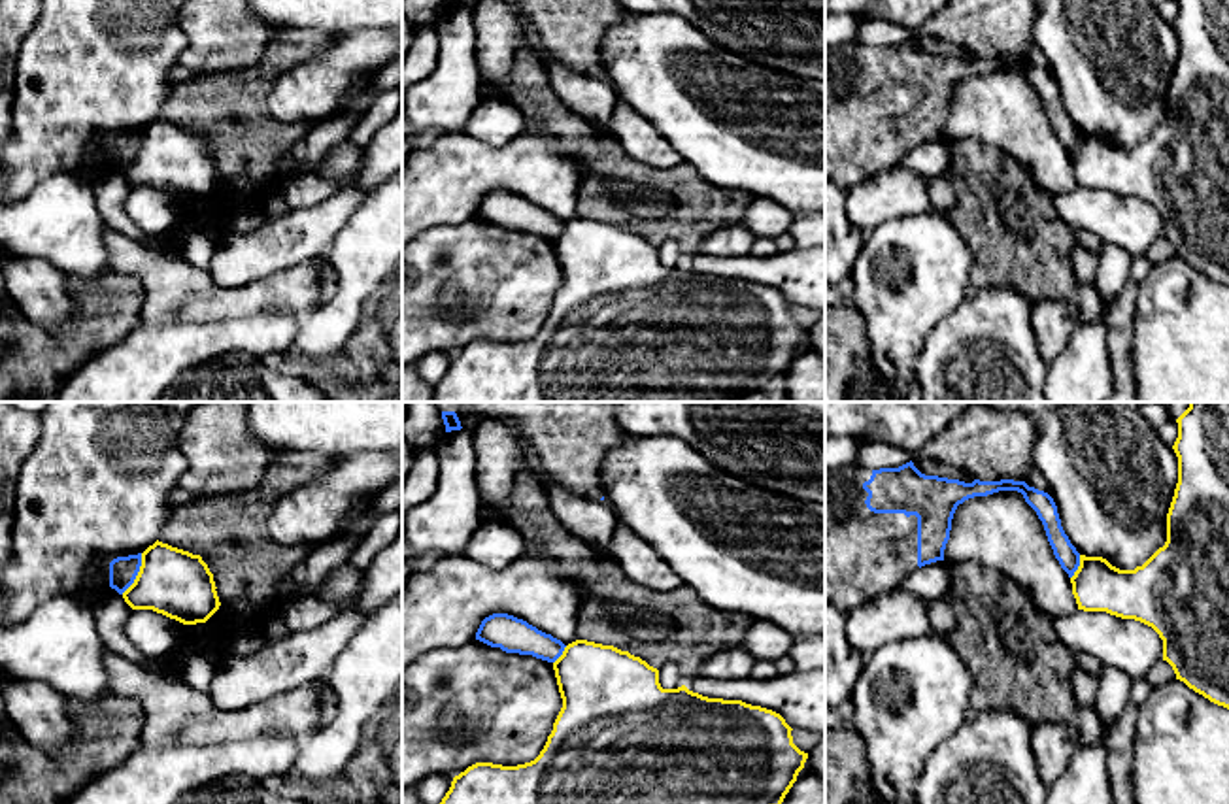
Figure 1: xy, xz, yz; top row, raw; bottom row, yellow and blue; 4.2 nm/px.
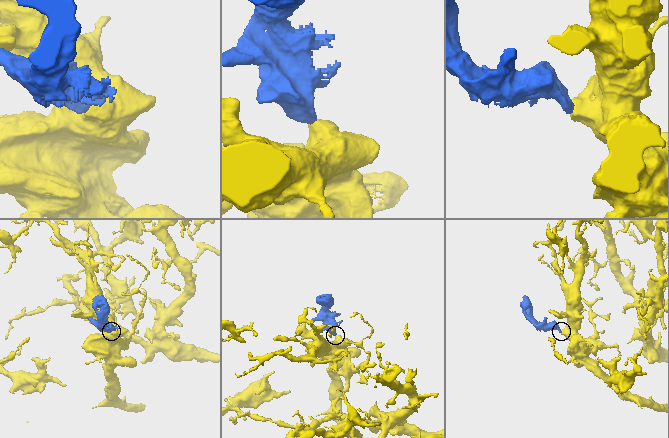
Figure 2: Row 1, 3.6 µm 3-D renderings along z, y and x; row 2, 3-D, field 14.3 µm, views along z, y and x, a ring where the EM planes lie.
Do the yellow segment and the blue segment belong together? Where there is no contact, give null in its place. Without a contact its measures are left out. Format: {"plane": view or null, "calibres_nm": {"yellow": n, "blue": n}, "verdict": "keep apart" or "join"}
{"plane": "xy", "calibres_nm": {"yellow": 280, "blue": 120}, "verdict": "keep apart"}

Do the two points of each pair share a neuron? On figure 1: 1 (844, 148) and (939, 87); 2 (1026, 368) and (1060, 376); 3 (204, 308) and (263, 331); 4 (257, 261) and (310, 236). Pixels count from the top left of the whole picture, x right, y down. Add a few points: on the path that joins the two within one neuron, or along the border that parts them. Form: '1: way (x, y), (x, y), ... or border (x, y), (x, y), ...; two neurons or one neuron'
1: way (867, 125), (895, 97), (916, 87); one neuron
2: border (1048, 365), (1043, 382); two neurons
3: border (276, 314), (189, 323); two neurons
4: way (270, 248), (282, 242), (297, 242); one neuron

